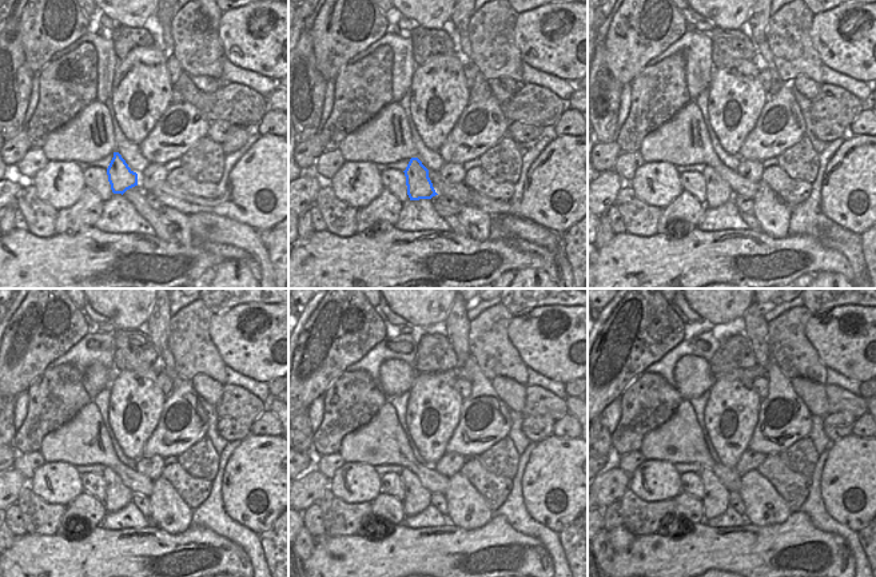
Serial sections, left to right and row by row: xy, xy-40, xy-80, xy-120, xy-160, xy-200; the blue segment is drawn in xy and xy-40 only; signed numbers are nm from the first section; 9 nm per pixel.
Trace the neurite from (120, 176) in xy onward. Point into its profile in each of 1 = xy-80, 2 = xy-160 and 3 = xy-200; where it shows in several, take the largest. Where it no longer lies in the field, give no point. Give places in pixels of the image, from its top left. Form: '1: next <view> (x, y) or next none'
1: next xy-80 (717, 191)
2: next xy-160 (417, 498)
3: next xy-200 (715, 501)

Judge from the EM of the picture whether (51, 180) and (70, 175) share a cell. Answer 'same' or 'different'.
same

